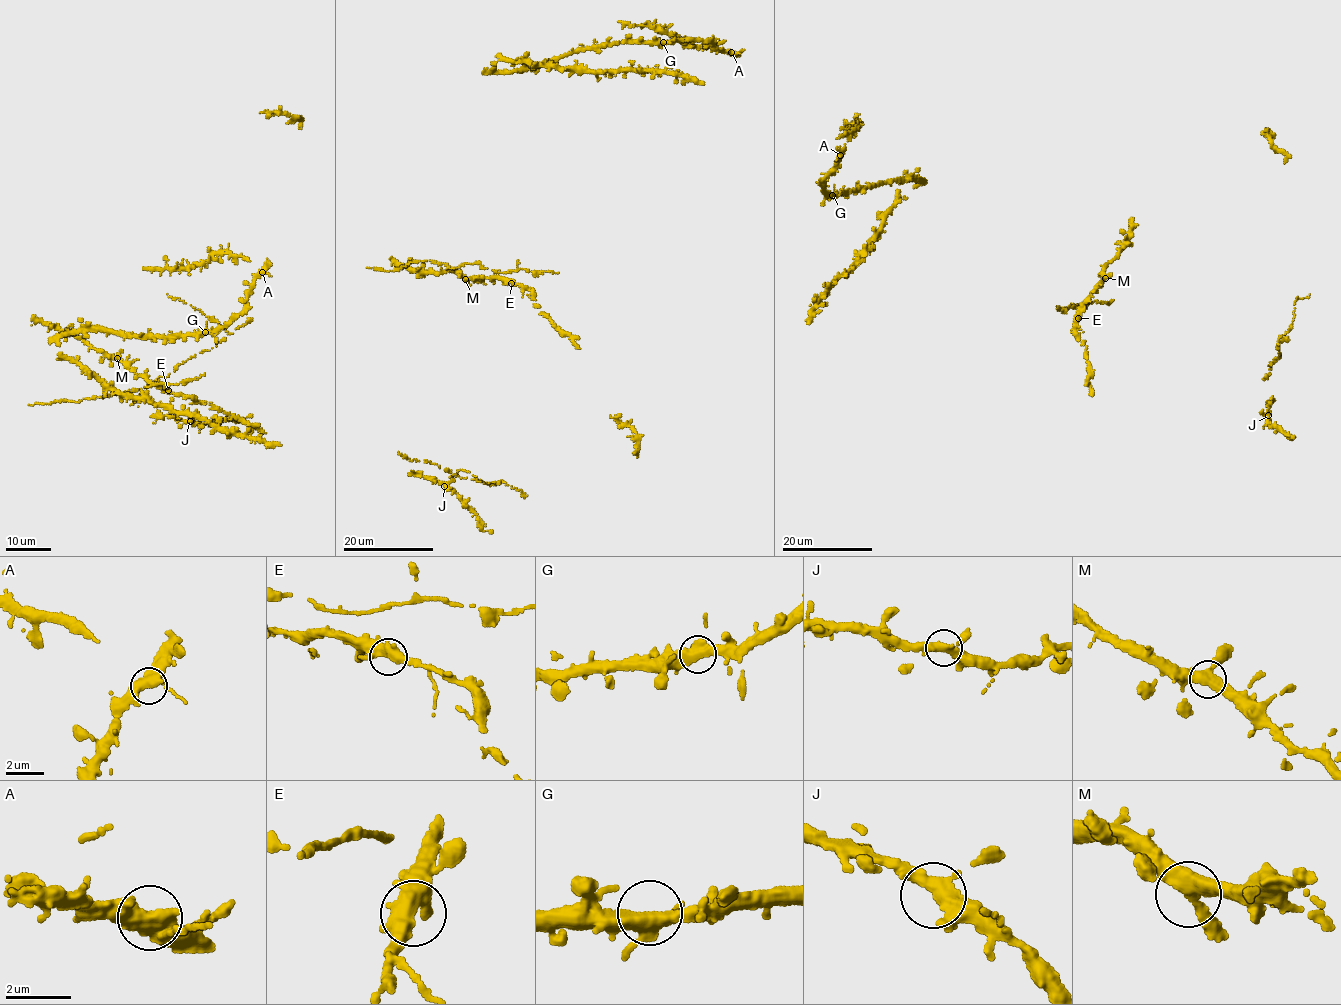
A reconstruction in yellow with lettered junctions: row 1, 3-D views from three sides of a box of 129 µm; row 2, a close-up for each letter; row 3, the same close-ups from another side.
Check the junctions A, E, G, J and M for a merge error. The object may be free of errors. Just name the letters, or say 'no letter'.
no letter

